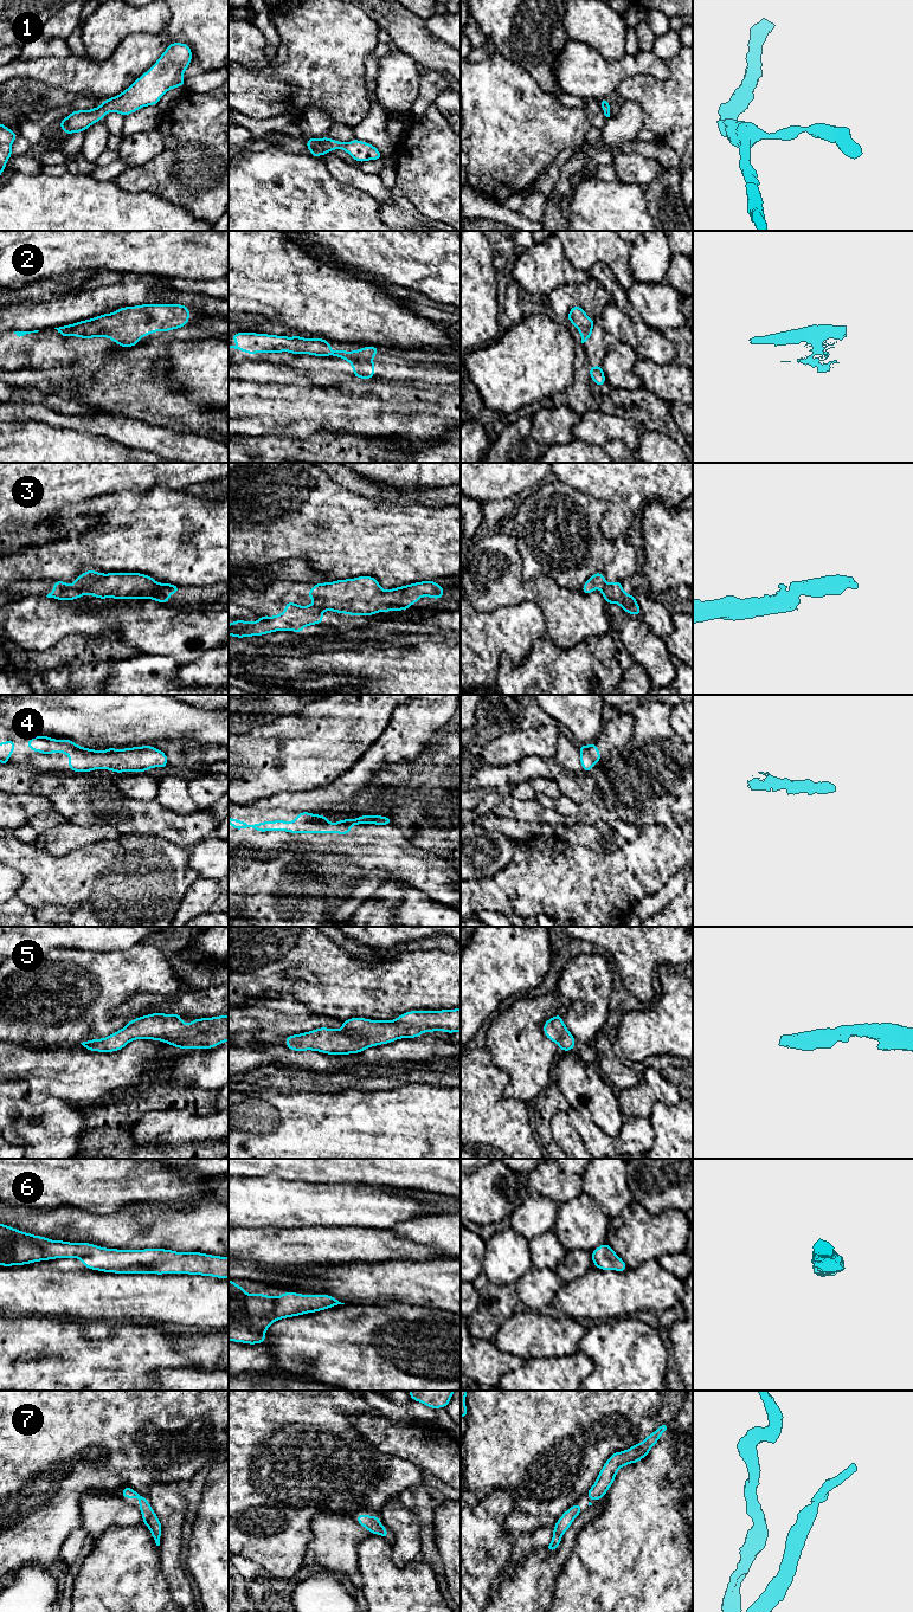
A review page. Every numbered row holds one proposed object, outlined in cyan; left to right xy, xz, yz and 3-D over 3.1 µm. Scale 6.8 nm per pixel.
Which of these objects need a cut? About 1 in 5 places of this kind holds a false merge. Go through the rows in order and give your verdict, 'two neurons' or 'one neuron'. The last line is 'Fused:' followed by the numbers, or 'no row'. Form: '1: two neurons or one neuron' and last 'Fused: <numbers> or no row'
1: one neuron
2: one neuron
3: one neuron
4: one neuron
5: one neuron
6: one neuron
7: one neuron
Fused: no row

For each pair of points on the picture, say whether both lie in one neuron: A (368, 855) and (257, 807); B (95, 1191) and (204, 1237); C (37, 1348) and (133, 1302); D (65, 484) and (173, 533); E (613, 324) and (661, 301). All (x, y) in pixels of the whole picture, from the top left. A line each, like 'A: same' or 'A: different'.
A: same
B: different
C: different
D: different
E: different

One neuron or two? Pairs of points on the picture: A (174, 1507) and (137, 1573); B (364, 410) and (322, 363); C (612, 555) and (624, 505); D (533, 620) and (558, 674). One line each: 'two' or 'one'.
A: two
B: two
C: two
D: two

